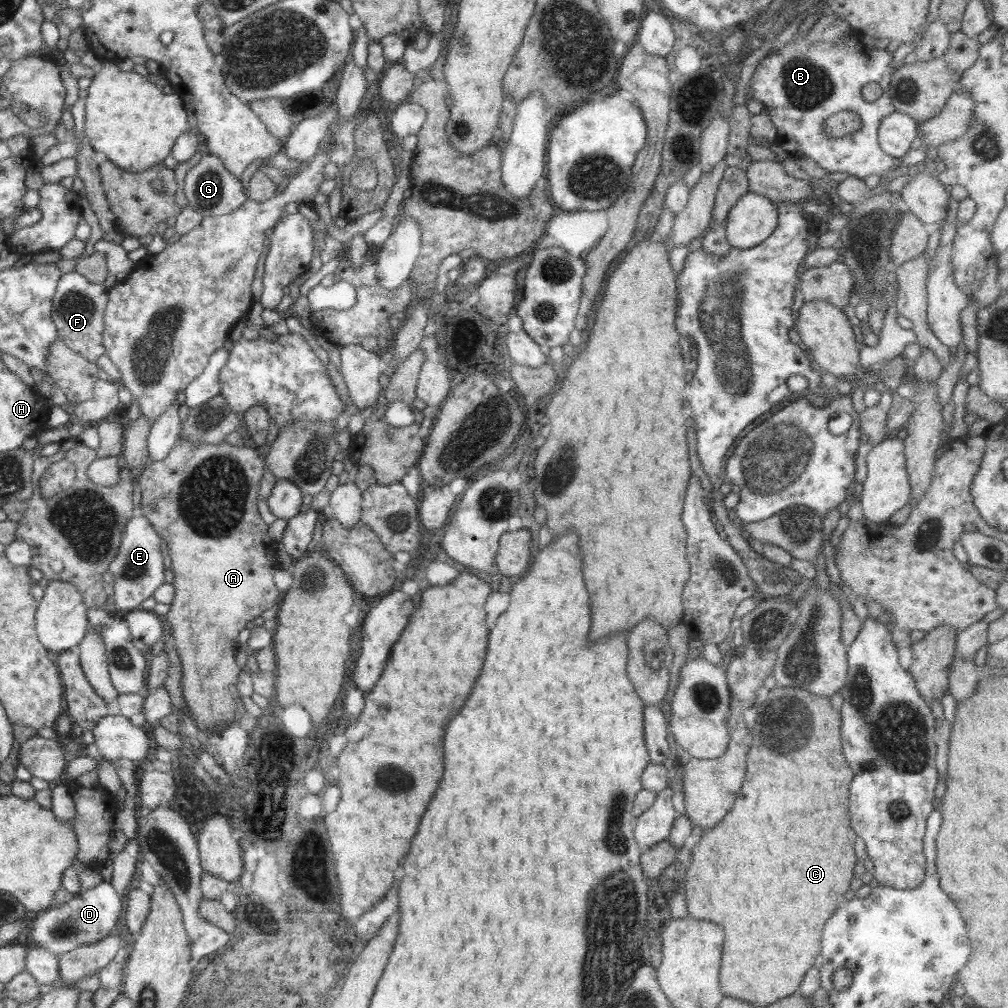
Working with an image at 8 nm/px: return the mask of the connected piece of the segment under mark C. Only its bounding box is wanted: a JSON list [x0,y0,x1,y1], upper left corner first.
[681,687,857,1006]

